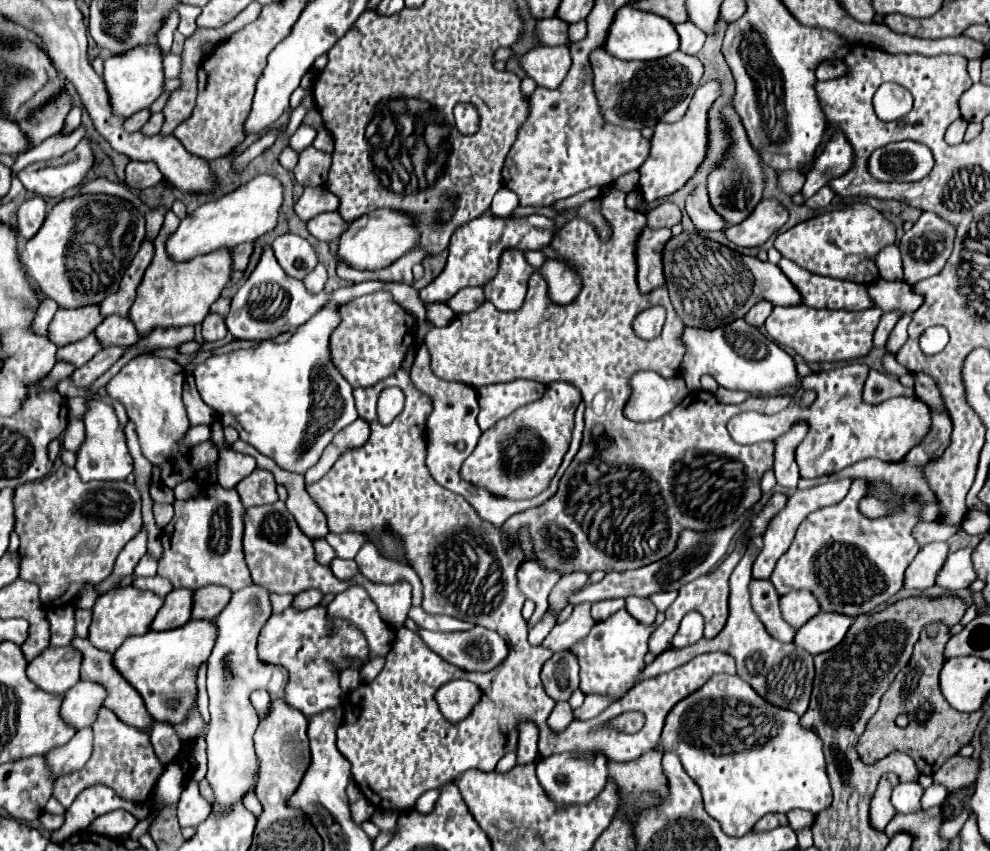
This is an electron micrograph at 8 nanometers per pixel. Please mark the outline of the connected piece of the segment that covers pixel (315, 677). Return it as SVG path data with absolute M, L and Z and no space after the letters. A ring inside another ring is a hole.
M322 606L310 610L286 608L280 614L272 614L260 630L258 656L262 662L280 664L288 670L286 702L310 718L342 702L340 674L349 668L349 659L366 660L366 640L352 624L326 624L326 610ZM328 630L338 632L328 634Z

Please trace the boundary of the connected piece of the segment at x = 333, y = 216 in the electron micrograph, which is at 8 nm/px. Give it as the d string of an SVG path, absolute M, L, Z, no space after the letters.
M322 212L306 222L308 232L324 242L332 242L340 238L340 234L348 228L348 224L338 216L338 212Z

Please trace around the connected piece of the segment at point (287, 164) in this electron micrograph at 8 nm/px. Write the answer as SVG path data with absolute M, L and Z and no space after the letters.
M284 148L284 152L280 154L280 164L286 168L286 170L294 170L296 164L298 164L298 154L292 150L292 148Z

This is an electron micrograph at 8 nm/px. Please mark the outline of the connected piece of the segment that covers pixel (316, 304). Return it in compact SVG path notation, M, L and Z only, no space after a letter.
M264 244L260 260L256 264L256 268L252 270L252 274L248 276L248 280L244 282L244 286L234 294L232 298L232 308L226 316L226 326L230 330L232 336L240 338L240 340L264 340L264 338L276 338L282 332L288 330L296 330L298 326L302 326L306 320L310 320L310 316L314 316L316 312L320 312L328 302L350 302L362 294L370 294L376 290L388 290L392 292L392 296L414 316L426 314L424 310L424 300L420 298L420 292L412 286L406 284L396 284L396 282L360 282L360 284L350 284L344 286L336 292L320 292L320 294L310 294L306 292L304 284L300 280L294 280L290 276L286 276L282 272L282 268L278 266L274 252L268 244Z

